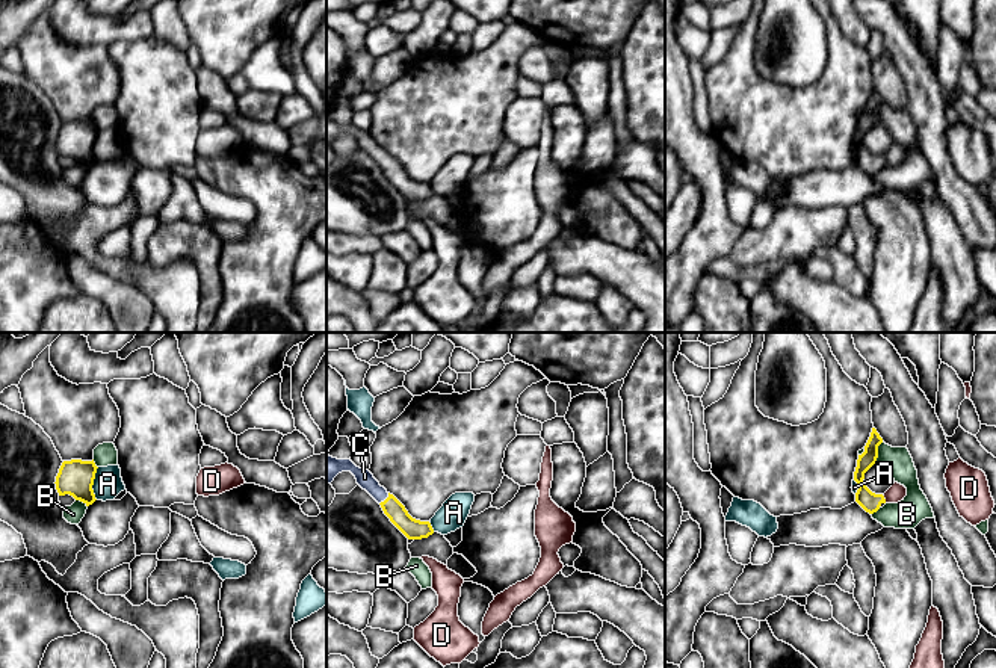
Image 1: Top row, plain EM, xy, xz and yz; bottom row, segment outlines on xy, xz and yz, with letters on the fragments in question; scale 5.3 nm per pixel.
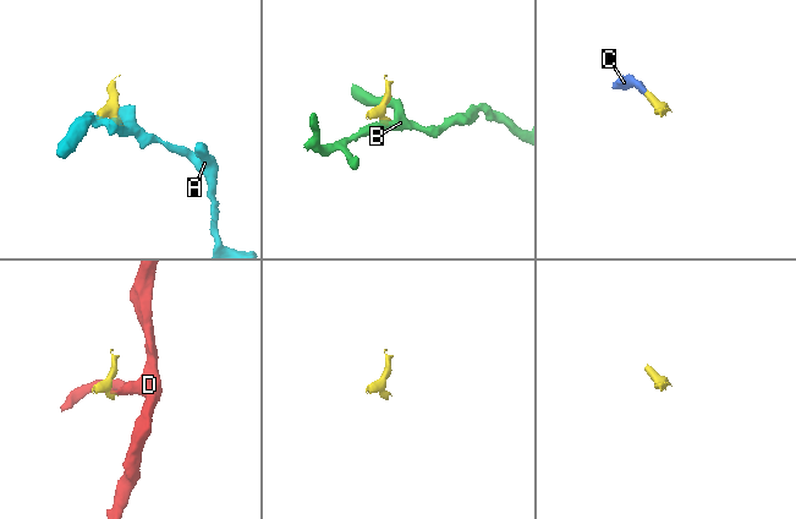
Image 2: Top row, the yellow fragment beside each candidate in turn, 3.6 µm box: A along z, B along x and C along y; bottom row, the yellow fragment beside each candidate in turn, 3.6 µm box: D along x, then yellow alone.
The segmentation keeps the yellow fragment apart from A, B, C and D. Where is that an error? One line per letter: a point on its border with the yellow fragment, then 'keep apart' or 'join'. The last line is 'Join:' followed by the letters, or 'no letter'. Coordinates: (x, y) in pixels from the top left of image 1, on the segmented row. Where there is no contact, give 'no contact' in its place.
A: contact xy (92, 484); keep apart
B: contact yz (877, 452); keep apart
C: contact xz (386, 499); join
D: contact yz (884, 499); keep apart
Join: C

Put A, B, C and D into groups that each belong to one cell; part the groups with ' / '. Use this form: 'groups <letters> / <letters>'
groups A / B / C / D

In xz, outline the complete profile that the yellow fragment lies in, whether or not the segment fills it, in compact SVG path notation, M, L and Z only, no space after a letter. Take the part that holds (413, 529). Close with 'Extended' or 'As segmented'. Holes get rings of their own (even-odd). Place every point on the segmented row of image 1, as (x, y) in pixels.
M326 455L326 484L331 484L342 472L351 472L355 476L357 484L381 505L384 514L408 540L422 540L434 533L429 521L413 518L405 506L381 487L369 470L357 467L351 459Z. Extended

